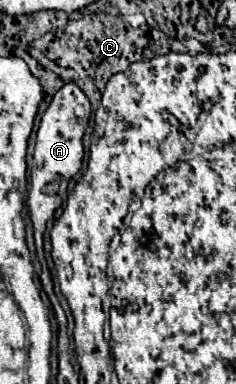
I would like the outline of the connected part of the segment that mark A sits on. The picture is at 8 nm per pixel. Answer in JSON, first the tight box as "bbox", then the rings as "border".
{"bbox":[28,82,90,260],"border":[[[74,82],[64,84],[56,92],[46,114],[42,116],[38,136],[36,136],[36,148],[34,148],[36,170],[32,170],[30,192],[28,192],[28,212],[34,224],[34,241],[38,260],[44,260],[42,240],[44,240],[46,224],[54,216],[62,200],[67,198],[69,181],[78,174],[82,166],[82,156],[84,156],[82,136],[84,136],[84,130],[88,128],[88,120],[90,120],[90,102]]]}

